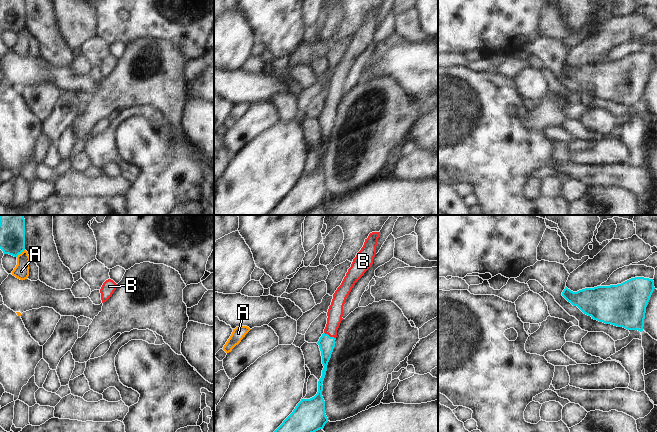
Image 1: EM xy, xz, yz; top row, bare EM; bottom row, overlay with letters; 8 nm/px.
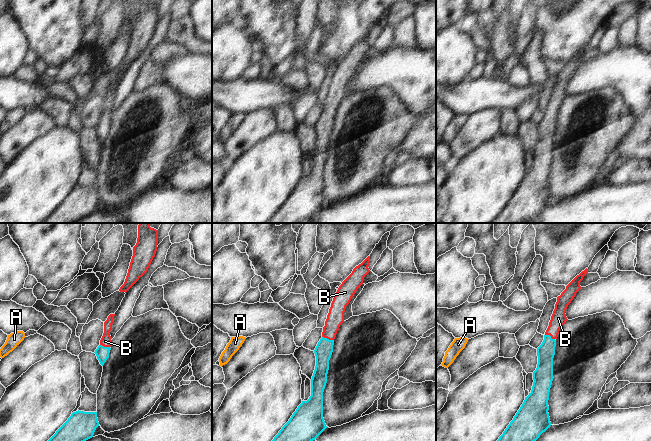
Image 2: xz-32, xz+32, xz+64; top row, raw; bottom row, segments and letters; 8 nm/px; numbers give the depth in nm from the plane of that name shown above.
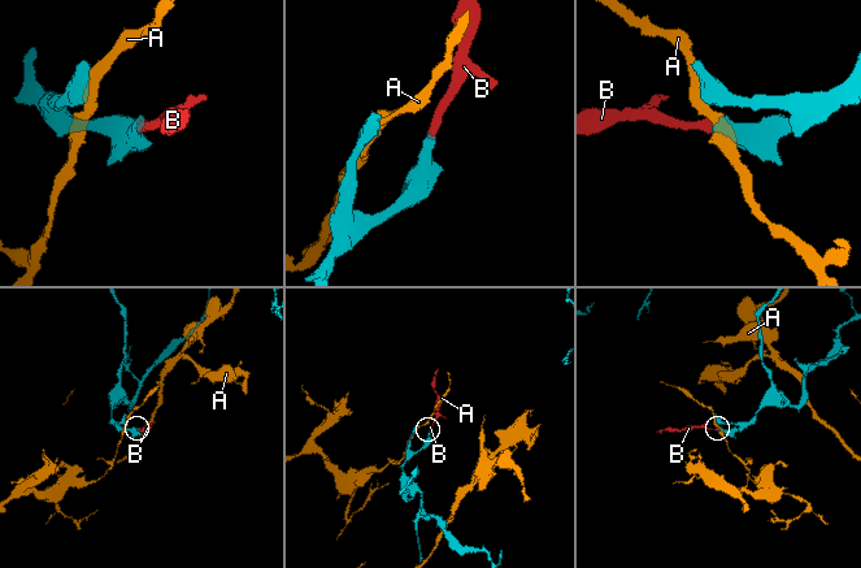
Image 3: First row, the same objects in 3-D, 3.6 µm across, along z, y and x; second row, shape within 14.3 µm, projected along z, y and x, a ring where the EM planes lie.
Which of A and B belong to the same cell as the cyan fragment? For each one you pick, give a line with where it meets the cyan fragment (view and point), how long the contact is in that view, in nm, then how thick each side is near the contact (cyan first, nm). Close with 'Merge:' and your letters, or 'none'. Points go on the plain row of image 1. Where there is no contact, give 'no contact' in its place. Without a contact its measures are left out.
B: xz (329, 112) | 110 nm | 130/130 nm
Merge: B

